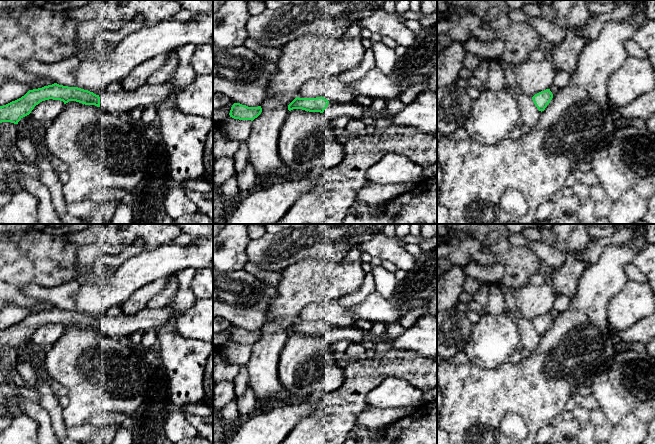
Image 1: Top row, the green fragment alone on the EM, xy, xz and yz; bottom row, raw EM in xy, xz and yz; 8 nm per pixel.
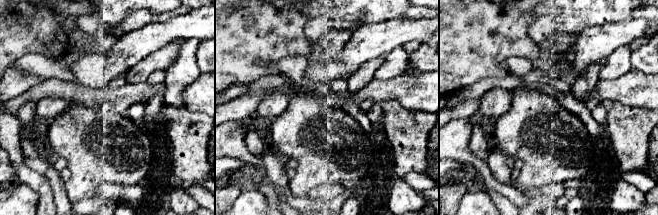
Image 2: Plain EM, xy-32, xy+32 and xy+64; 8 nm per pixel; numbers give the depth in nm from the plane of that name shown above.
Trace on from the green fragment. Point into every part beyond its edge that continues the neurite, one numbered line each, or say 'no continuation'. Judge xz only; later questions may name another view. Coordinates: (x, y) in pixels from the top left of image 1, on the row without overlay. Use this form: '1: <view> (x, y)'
1: xz (351, 333)

